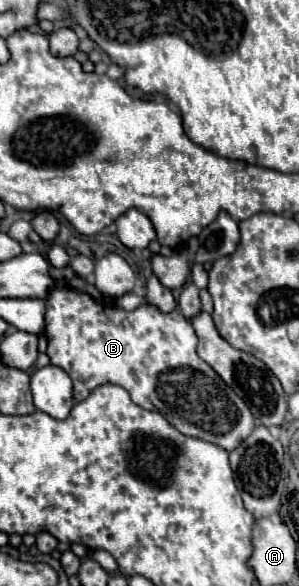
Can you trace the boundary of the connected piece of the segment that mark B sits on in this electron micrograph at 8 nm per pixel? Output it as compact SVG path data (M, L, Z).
M58 286L46 298L46 336L46 354L54 366L70 374L76 402L86 400L88 394L102 384L118 384L130 392L138 406L148 408L146 402L150 402L178 432L218 444L228 452L238 448L254 430L254 416L246 402L212 370L210 364L198 356L198 336L192 324L184 320L180 310L164 314L152 304L142 304L136 310L126 312L116 306L100 304L88 294L76 292L74 288Z

